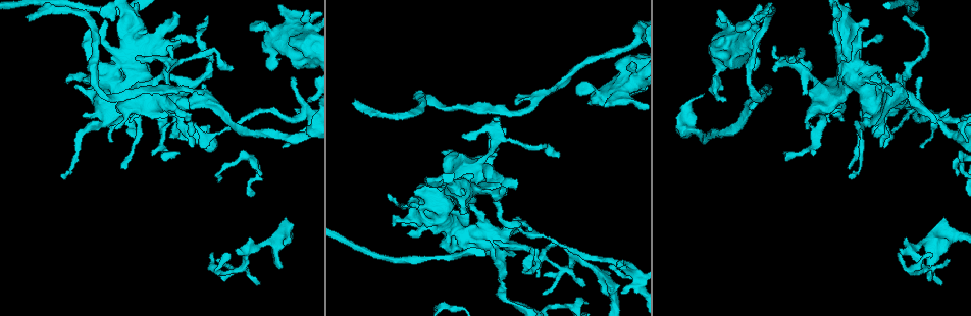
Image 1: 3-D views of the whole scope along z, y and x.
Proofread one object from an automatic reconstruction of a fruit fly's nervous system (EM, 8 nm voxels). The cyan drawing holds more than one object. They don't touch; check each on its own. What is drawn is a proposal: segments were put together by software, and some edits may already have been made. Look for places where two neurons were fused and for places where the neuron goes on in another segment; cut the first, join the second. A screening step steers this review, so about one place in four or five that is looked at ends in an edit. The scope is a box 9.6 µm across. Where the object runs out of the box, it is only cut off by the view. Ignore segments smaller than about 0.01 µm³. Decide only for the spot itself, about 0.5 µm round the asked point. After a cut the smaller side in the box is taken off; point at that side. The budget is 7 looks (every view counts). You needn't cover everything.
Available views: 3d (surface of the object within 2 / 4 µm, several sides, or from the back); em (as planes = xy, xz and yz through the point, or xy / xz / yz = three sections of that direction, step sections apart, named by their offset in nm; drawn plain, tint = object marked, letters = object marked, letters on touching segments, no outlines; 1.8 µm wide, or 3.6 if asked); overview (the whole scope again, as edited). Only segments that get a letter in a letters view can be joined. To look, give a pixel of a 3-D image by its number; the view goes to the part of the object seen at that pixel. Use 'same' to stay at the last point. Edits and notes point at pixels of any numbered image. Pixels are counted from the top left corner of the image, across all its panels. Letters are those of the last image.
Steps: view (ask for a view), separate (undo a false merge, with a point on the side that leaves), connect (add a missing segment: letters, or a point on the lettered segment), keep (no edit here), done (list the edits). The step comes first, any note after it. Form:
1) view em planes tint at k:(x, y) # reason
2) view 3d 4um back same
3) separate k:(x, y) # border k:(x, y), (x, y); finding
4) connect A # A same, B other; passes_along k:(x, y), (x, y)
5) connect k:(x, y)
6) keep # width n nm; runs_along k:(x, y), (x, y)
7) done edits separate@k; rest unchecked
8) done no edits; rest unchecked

view 3d 2um at 1:(249, 27) # branch stops here

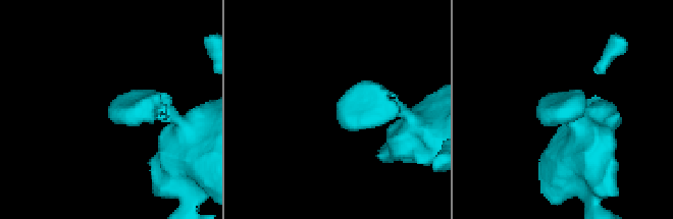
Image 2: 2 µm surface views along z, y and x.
view em planes letters at 2:(336, 108) # shape alone is not enough

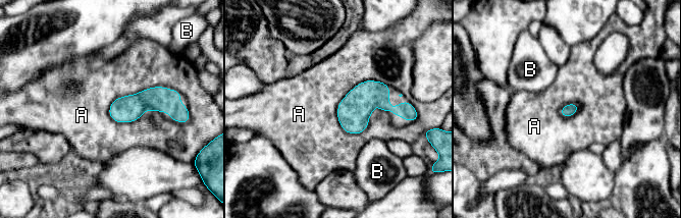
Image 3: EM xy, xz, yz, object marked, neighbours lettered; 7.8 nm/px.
keep # A other, B other; border 3:(178, 91), (117, 97), (108, 115); none of them fits

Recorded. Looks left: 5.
view em xz step 4 letters at 1:(533, 248) # tapers out

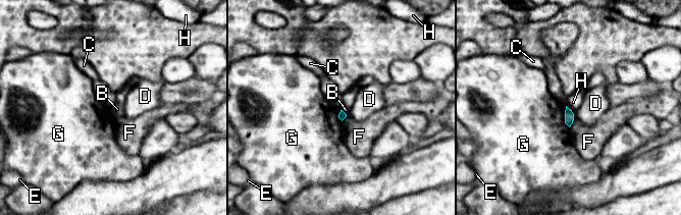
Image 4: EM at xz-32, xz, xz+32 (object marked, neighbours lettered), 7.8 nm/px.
view em planes letters same # cut it another way

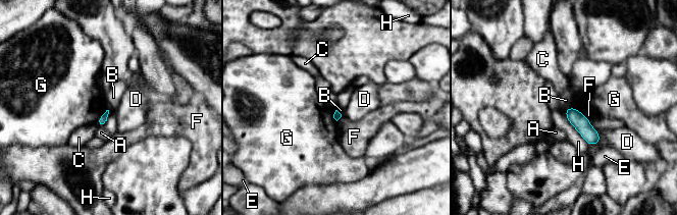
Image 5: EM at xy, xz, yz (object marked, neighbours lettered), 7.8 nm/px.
keep # A other, B other, C other, D other, E other, F other, G other, H other; border 5:(572, 106), (565, 110); no lettered segment goes on from it

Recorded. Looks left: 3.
view em 3.6um planes letters at 1:(353, 102) # end of a long branch

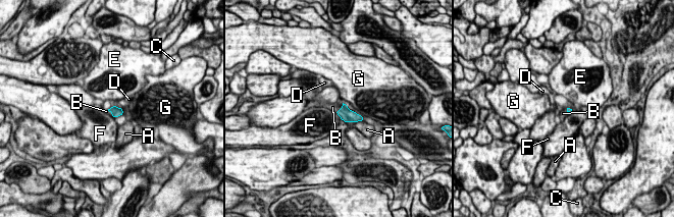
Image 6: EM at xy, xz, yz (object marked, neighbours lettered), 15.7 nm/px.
connect B # A other, B same, C other, D other, E other, F other, G other; passes_along 6:(346, 114), (340, 110), (332, 107); the neuron continues

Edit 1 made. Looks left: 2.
done edits connect@6; rest unchecked

